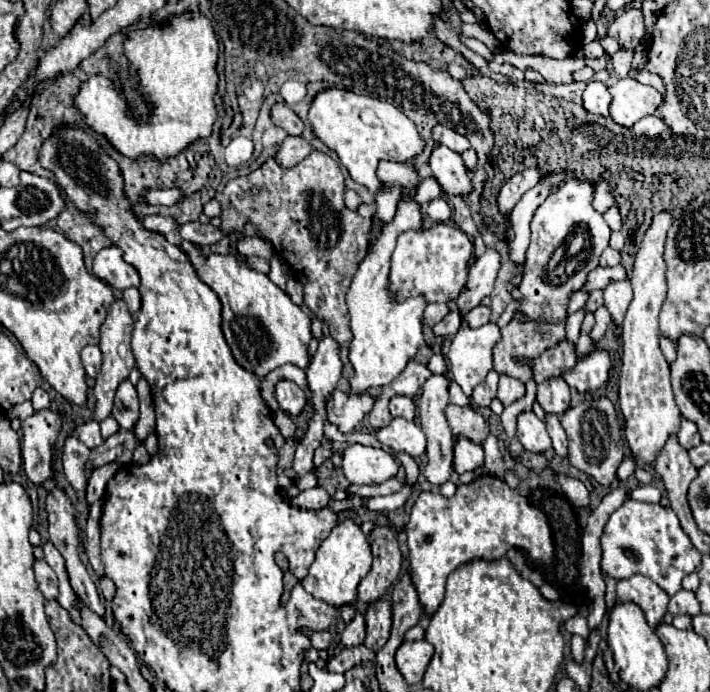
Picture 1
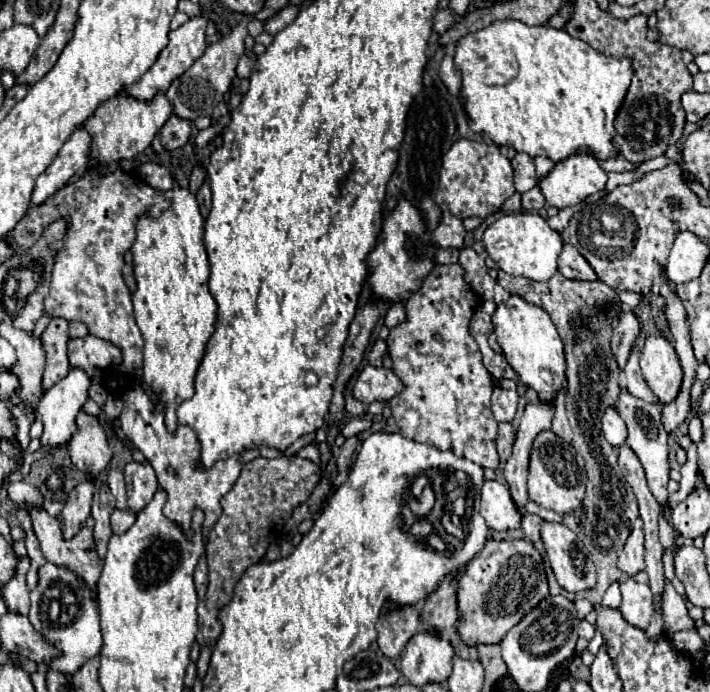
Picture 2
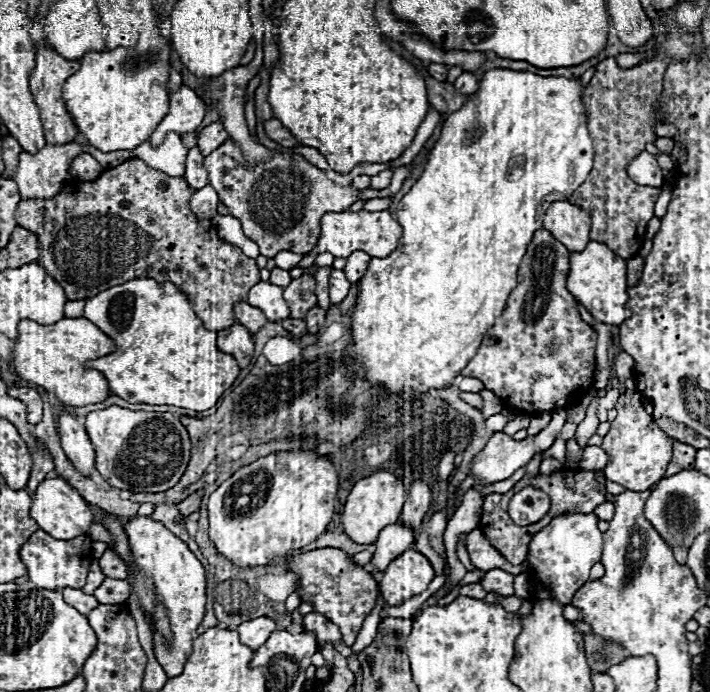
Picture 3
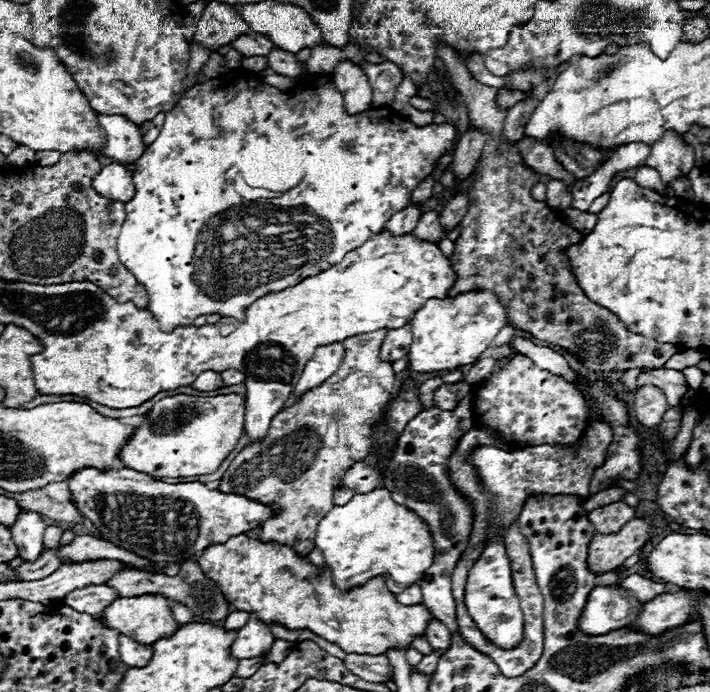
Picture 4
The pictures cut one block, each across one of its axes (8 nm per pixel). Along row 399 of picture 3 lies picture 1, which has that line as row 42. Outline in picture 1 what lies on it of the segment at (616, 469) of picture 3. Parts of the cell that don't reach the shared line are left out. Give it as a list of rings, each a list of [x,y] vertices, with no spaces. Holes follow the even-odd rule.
[[[640,10],[622,12],[620,16],[608,18],[606,28],[608,28],[608,36],[618,40],[618,44],[628,50],[634,50],[638,44],[642,44],[644,36],[646,36],[644,16]]]

